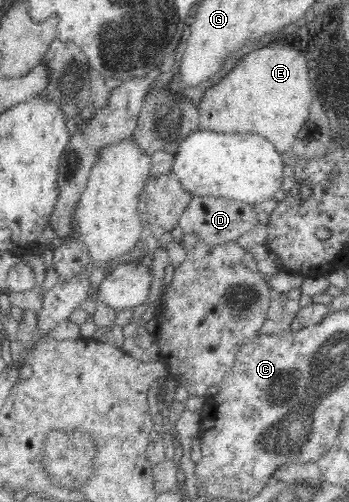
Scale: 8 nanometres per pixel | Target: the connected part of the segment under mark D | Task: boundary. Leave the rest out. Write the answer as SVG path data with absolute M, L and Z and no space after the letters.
M194 196L179 222L185 232L193 232L206 244L235 243L236 239L240 239L240 235L245 234L248 229L252 229L252 225L257 225L258 209L259 207L245 202Z

